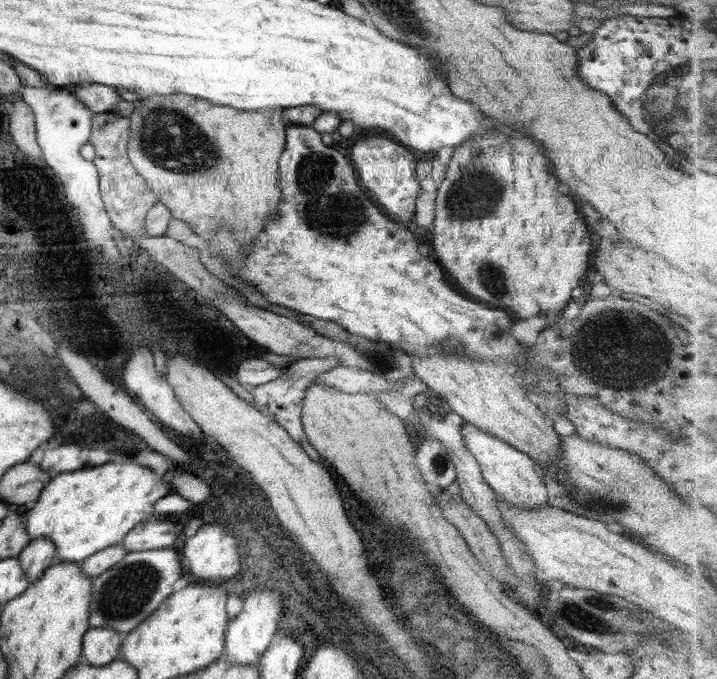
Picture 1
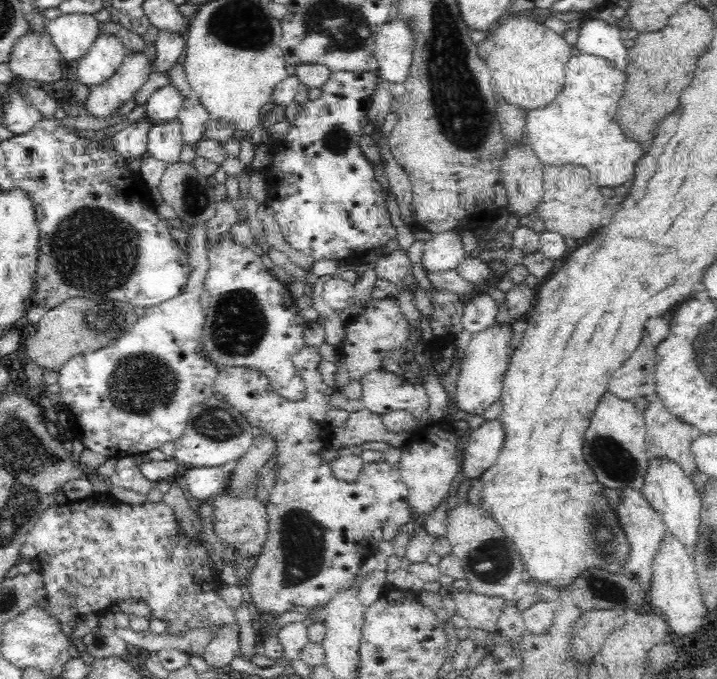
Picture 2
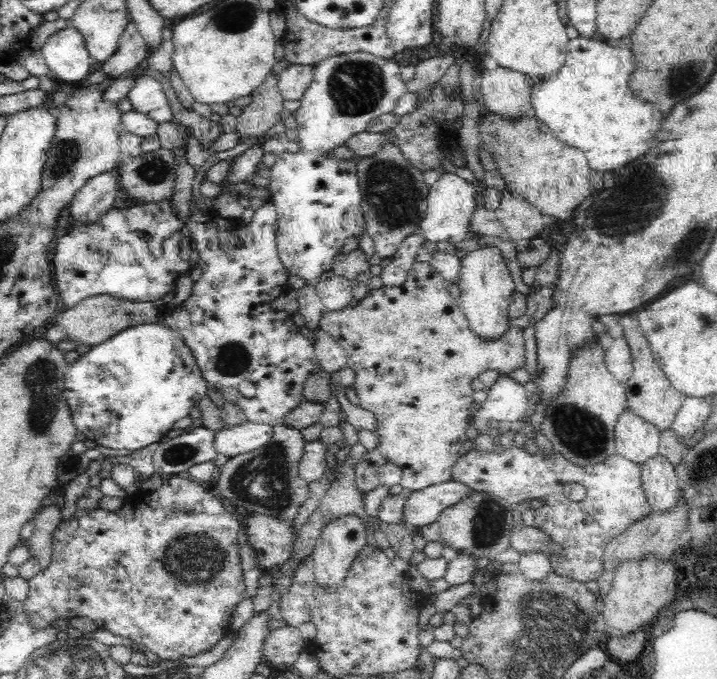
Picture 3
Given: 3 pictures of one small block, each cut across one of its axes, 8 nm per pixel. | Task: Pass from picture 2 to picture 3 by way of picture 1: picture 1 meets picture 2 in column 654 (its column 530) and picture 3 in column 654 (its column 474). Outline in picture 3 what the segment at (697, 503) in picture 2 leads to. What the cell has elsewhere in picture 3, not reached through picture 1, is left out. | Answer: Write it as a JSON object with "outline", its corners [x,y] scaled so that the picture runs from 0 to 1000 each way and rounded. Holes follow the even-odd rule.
{"outline":[[[873,601],[856,627],[861,669],[887,685],[898,685],[905,676],[918,672],[921,633],[908,622],[887,613]]]}

